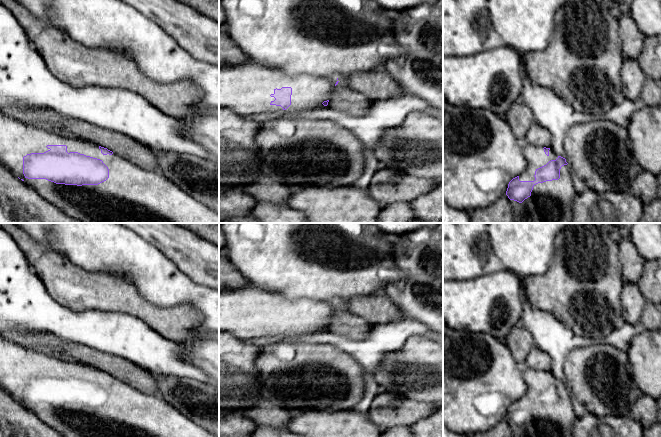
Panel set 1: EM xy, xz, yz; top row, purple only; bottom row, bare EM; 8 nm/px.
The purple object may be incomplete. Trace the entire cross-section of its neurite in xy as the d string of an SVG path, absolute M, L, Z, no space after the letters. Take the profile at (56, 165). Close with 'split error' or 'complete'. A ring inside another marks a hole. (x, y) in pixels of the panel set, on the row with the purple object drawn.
M0 113L0 162L26 185L33 188L45 200L53 204L69 217L81 221L82 223L219 223L219 213L197 201L160 172L143 169L114 154L107 148L98 146L92 142L72 136L48 132L42 125L28 125L16 119L6 117L2 113Z | split error

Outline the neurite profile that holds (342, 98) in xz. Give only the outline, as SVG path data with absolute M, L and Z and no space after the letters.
M338 82L335 86L328 100L327 107L353 116L366 114L373 102L364 94L349 88L341 82Z

